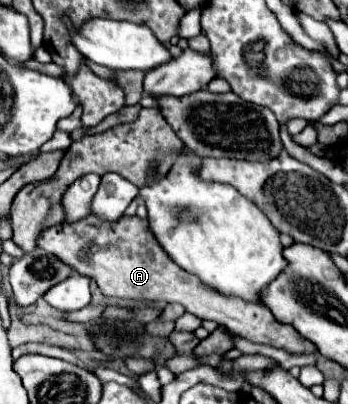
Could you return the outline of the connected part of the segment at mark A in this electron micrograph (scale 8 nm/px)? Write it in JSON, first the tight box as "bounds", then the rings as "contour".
{"bounds":[36,216,316,354],"contour":[[[86,216],[72,224],[62,222],[46,228],[36,240],[36,246],[62,258],[68,266],[74,266],[78,274],[96,280],[104,296],[170,304],[178,302],[200,320],[214,320],[216,324],[228,328],[232,334],[238,334],[250,342],[268,344],[288,350],[292,354],[316,352],[316,346],[310,340],[302,338],[292,326],[280,324],[270,312],[266,312],[264,306],[258,306],[256,302],[246,302],[242,298],[224,296],[206,284],[202,286],[202,282],[194,274],[182,270],[162,250],[162,246],[150,232],[148,220],[140,220],[136,216],[122,216],[118,222],[98,222],[98,218],[94,216]]]}

